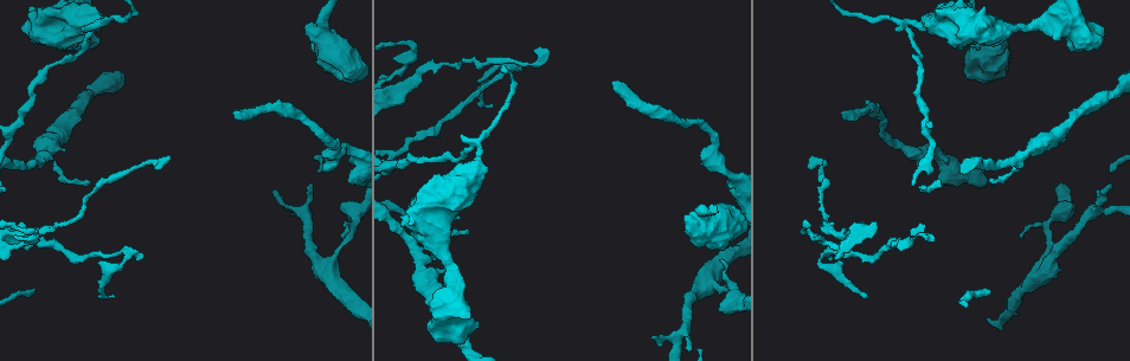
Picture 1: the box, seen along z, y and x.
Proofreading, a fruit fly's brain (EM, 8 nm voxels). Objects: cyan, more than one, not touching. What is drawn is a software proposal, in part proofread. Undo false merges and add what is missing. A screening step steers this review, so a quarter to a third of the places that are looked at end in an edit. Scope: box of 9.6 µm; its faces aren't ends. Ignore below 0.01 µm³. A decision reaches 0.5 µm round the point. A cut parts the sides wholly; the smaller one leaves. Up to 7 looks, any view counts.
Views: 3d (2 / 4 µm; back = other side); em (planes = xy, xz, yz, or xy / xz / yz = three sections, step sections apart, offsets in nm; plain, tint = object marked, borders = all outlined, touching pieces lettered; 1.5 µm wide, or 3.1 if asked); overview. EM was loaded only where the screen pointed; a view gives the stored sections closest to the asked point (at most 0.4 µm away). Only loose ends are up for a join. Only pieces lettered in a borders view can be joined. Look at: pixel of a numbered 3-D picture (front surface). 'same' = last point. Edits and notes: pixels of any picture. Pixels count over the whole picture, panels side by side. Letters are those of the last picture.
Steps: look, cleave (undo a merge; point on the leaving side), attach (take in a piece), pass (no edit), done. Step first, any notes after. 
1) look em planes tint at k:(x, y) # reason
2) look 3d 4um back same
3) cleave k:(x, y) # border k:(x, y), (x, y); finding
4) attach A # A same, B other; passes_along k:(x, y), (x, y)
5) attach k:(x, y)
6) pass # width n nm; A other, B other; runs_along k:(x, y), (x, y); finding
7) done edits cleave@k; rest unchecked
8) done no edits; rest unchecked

look em planes tint at 1:(822, 258) # thin neck

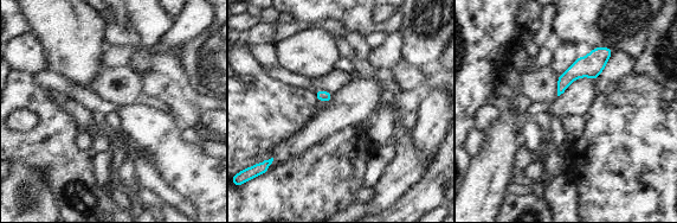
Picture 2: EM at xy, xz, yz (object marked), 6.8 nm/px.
look em planes borders same

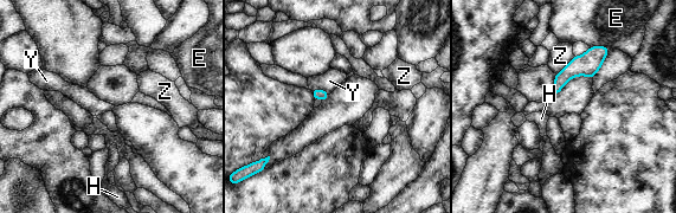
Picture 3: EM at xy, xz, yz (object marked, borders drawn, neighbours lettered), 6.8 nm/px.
pass # E other, H other, Y other, Z other; runs_along 3:(605, 50), (574, 68), (557, 89); one cell here

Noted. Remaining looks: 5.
look em xy step 4 tint at 1:(101, 25) # thin arm on a thick one

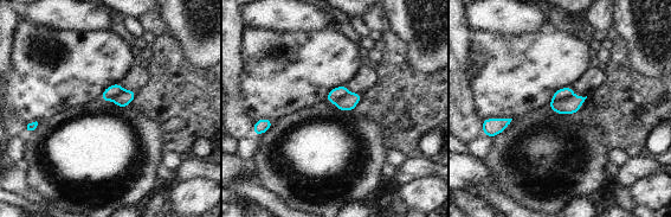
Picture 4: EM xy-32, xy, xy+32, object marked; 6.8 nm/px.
look em planes borders same

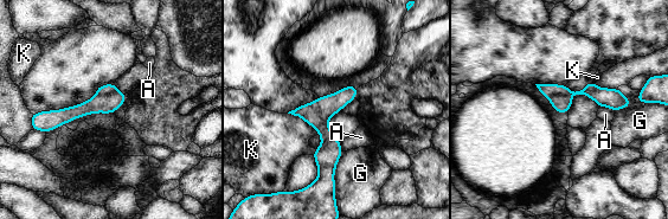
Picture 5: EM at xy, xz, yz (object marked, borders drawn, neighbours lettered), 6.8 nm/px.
cleave 5:(561, 104) # width 160 nm; A other, G other, K other; part_leaving 5:(122, 96), (33, 118); two cells meet here

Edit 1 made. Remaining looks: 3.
look 3d 4um at 1:(1031, 25) # sudden change in width

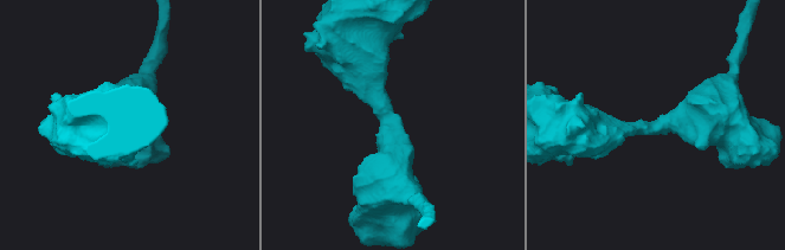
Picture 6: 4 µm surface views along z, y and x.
look em yz step 4 tint at 6:(386, 122) # arm_widths 400, 550 nm; need the tissue

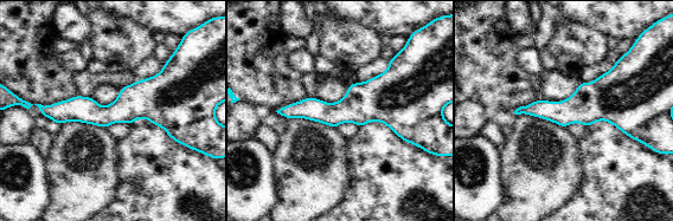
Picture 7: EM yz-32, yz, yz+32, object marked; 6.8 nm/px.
look em planes borders same

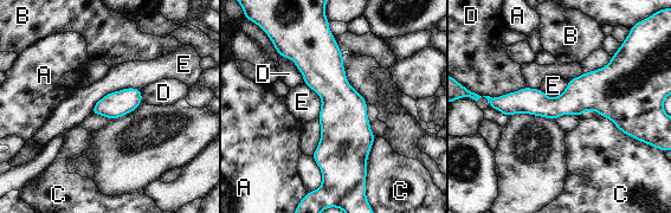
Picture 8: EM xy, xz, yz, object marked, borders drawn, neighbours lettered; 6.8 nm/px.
pass # width 180 nm; A other, B other, C other, D other, E other; border 8:(141, 89), (107, 92), (90, 113); continuous, no second cell

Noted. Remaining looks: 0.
done edits cleave@5; rest unchecked

